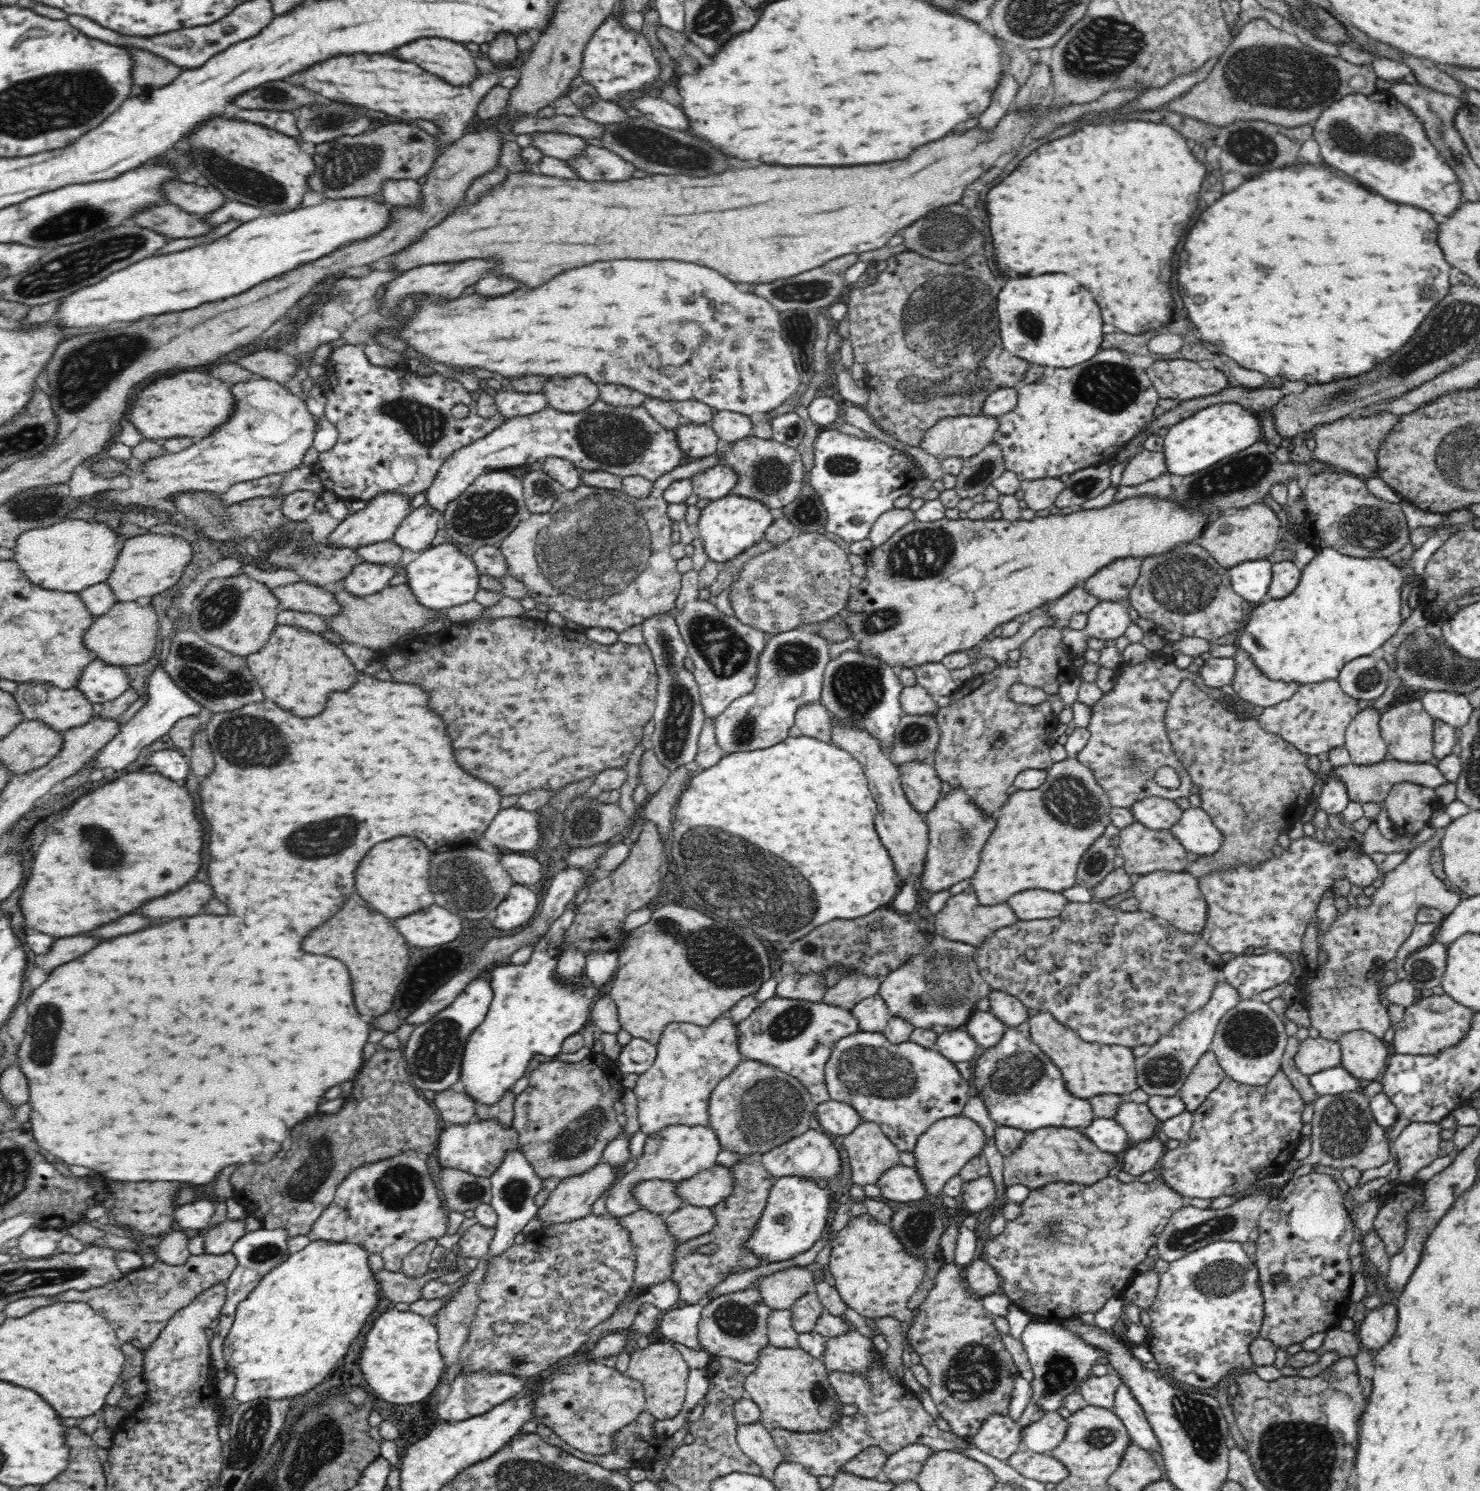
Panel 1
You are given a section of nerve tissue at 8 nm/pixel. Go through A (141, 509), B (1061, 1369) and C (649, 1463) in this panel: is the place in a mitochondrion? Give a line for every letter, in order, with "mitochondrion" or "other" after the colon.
A: other
B: mitochondrion
C: other

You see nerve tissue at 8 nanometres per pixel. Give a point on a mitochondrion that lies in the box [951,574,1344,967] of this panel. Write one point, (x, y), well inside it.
(1070, 801)

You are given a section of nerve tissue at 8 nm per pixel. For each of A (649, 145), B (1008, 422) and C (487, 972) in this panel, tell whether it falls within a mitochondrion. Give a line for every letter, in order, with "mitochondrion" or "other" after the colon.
A: mitochondrion
B: other
C: other

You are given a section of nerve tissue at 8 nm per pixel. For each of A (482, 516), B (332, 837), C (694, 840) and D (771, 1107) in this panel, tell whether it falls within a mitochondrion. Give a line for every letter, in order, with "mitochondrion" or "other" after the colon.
A: mitochondrion
B: mitochondrion
C: mitochondrion
D: mitochondrion

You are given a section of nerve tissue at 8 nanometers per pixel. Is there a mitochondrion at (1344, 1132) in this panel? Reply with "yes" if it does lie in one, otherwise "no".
yes

